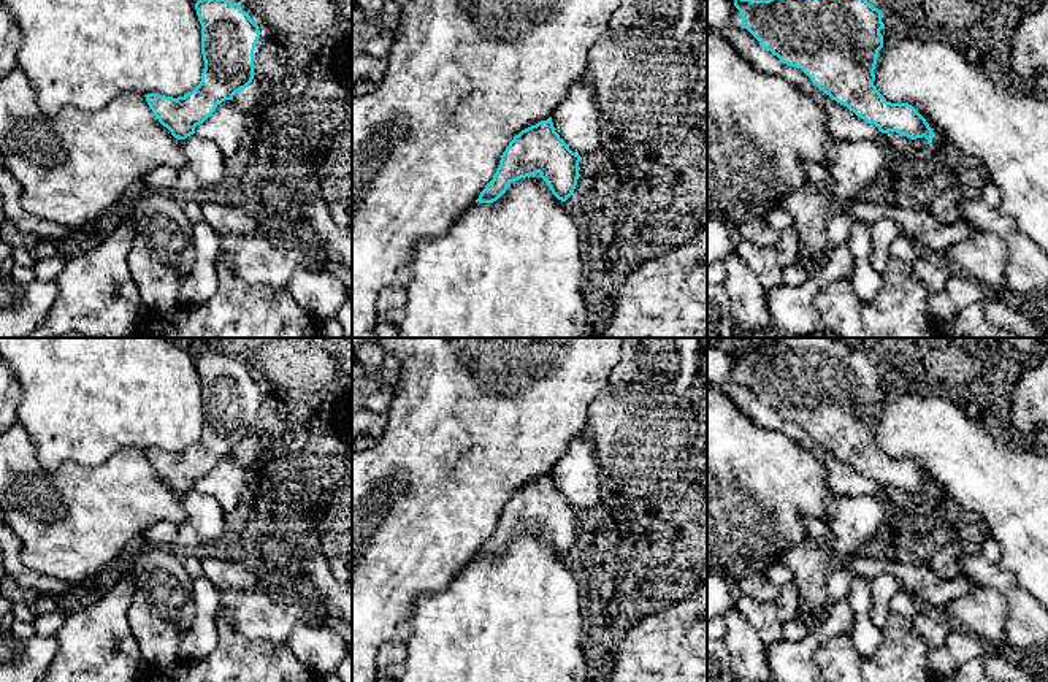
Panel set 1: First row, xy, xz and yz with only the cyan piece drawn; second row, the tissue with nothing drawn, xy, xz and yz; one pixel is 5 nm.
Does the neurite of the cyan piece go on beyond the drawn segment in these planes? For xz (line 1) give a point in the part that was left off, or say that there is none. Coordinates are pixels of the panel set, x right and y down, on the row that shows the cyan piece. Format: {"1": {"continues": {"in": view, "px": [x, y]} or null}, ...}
{"1": {"continues": null}}

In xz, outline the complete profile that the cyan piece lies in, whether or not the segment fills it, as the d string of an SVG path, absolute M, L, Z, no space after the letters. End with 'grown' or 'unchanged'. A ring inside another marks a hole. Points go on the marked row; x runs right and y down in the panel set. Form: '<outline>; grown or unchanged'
M552 117L541 121L514 136L493 179L476 201L493 203L512 182L534 174L545 181L558 200L566 201L577 186L580 159L555 132Z; unchanged

